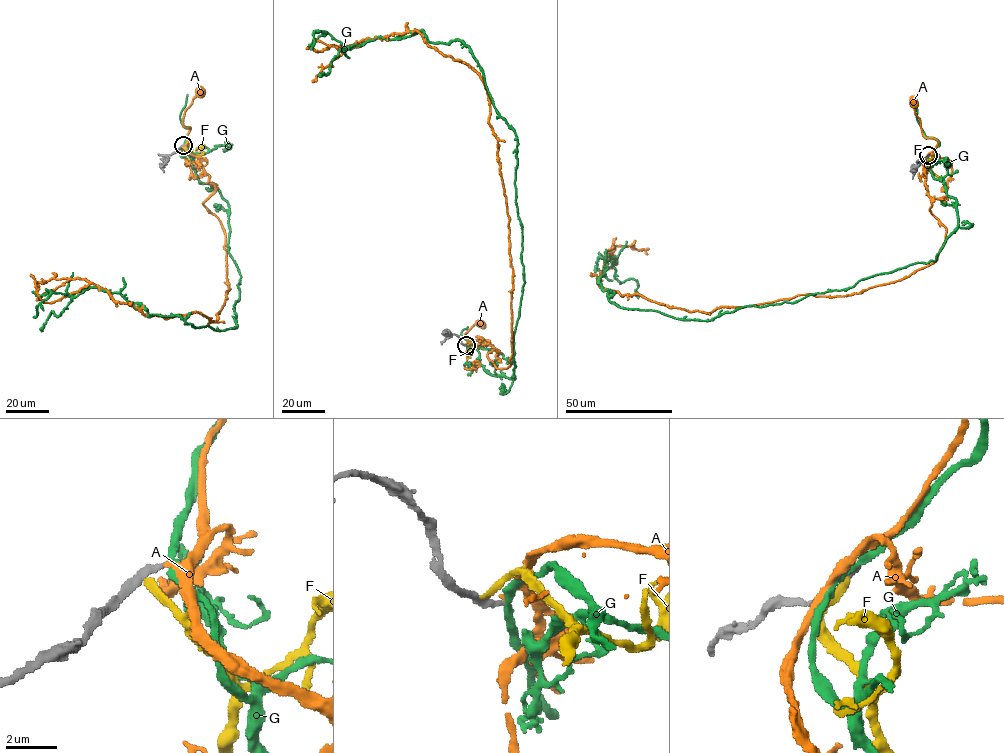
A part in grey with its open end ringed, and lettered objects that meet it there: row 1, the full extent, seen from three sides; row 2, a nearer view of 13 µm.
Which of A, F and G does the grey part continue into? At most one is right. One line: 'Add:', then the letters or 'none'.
Add: A

